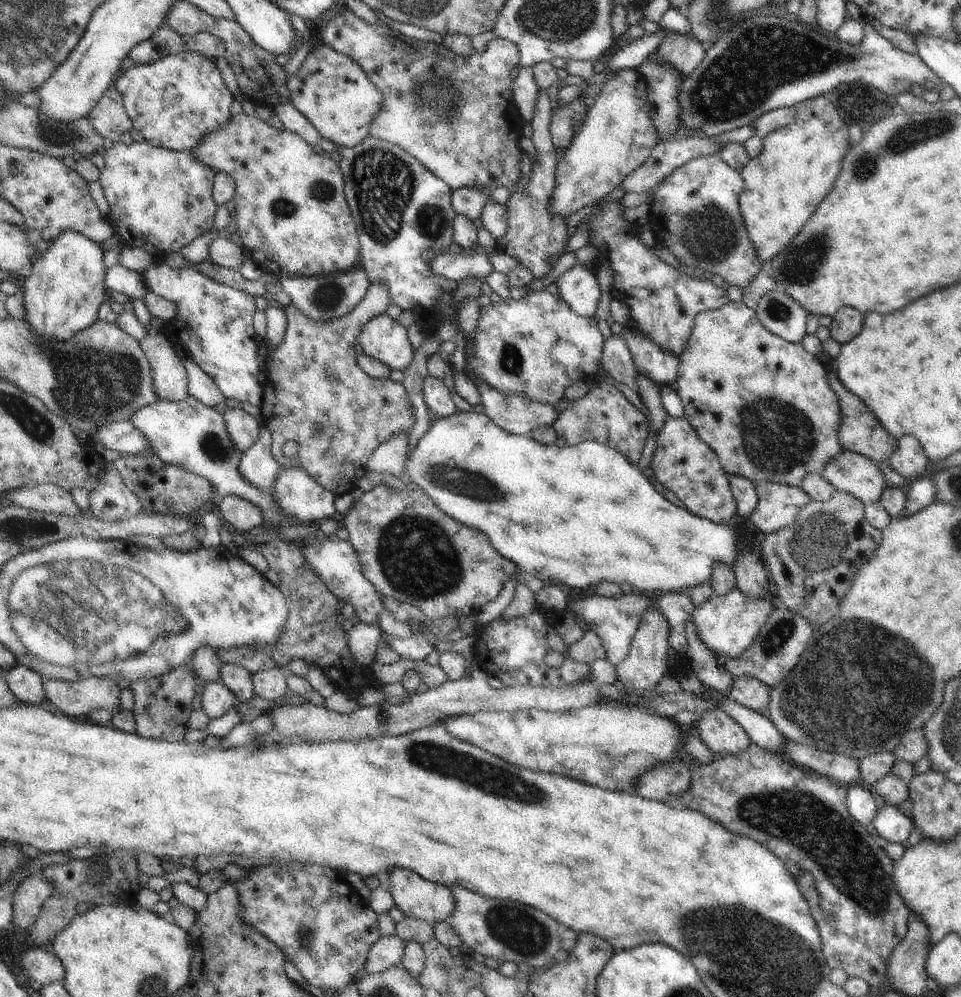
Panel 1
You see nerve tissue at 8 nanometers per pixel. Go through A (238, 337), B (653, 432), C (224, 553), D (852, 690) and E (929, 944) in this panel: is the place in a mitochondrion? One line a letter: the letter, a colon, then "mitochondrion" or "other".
A: other
B: other
C: other
D: mitochondrion
E: other

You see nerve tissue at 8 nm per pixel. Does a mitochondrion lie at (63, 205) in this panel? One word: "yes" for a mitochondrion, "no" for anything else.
no

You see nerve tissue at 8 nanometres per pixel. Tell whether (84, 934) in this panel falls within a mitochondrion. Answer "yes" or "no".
no

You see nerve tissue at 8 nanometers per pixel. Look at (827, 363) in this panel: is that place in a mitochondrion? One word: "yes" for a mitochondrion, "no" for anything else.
no

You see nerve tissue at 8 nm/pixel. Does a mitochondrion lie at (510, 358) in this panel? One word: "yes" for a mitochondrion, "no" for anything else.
yes

